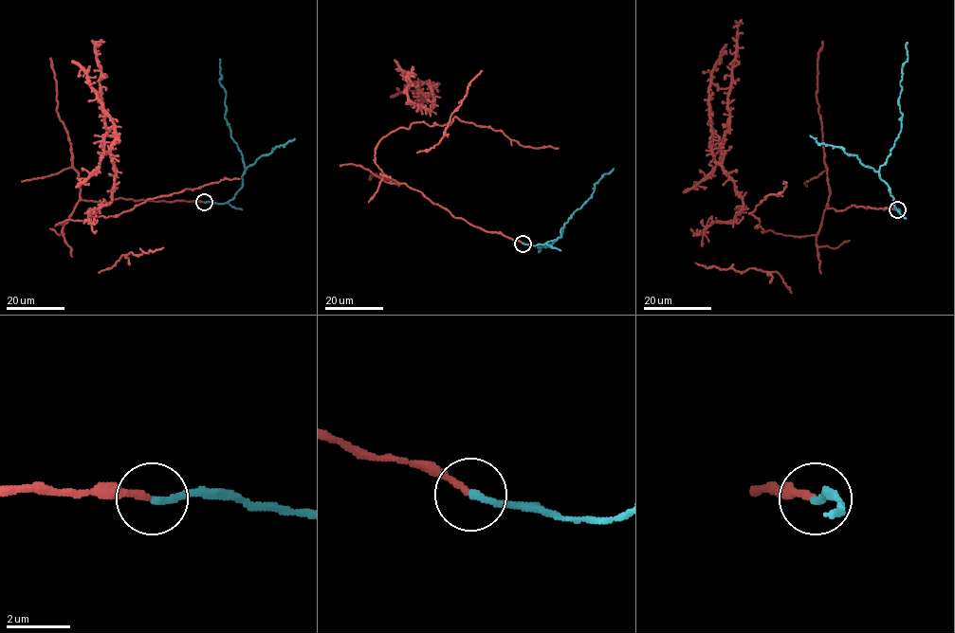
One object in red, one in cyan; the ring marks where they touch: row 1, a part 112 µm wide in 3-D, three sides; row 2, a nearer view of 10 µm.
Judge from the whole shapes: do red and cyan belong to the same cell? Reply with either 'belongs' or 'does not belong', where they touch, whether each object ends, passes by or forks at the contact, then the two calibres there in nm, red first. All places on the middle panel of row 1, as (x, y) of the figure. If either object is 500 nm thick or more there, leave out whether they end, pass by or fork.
belongs; place (523, 244); red ends; cyan ends; calibres 200 and 240 nm

